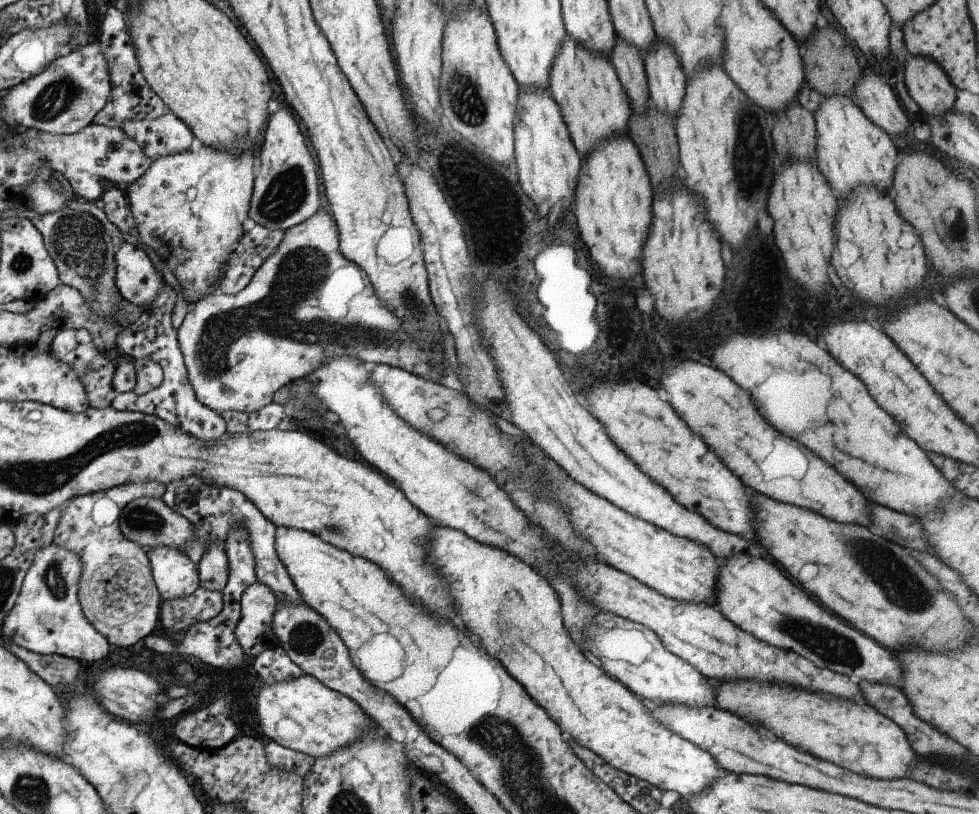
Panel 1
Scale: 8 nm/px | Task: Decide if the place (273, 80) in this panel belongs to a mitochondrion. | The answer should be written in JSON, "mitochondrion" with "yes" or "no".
{"mitochondrion":"no"}

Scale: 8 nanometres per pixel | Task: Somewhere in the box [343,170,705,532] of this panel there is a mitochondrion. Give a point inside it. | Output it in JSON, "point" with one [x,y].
{"point":[416,311]}

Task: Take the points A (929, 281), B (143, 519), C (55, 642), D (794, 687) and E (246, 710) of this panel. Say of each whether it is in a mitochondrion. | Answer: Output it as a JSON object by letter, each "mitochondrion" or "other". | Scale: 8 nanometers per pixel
{"A":"other","B":"mitochondrion","C":"other","D":"other","E":"other"}

